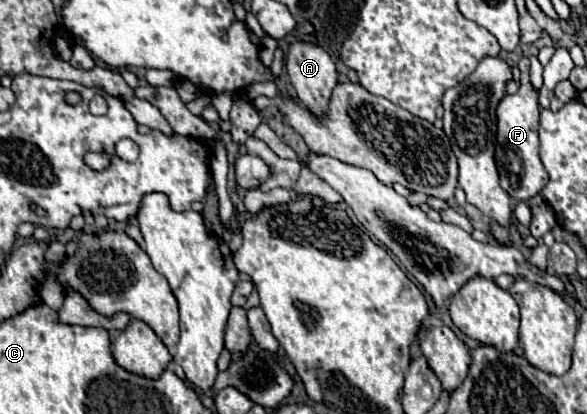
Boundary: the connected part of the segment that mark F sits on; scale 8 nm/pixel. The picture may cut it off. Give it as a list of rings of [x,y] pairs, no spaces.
[[[529,58],[519,60],[521,82],[515,94],[505,94],[497,104],[497,142],[495,142],[495,164],[501,178],[501,188],[517,198],[529,200],[539,194],[547,184],[549,176],[539,158],[539,92],[529,82]]]

